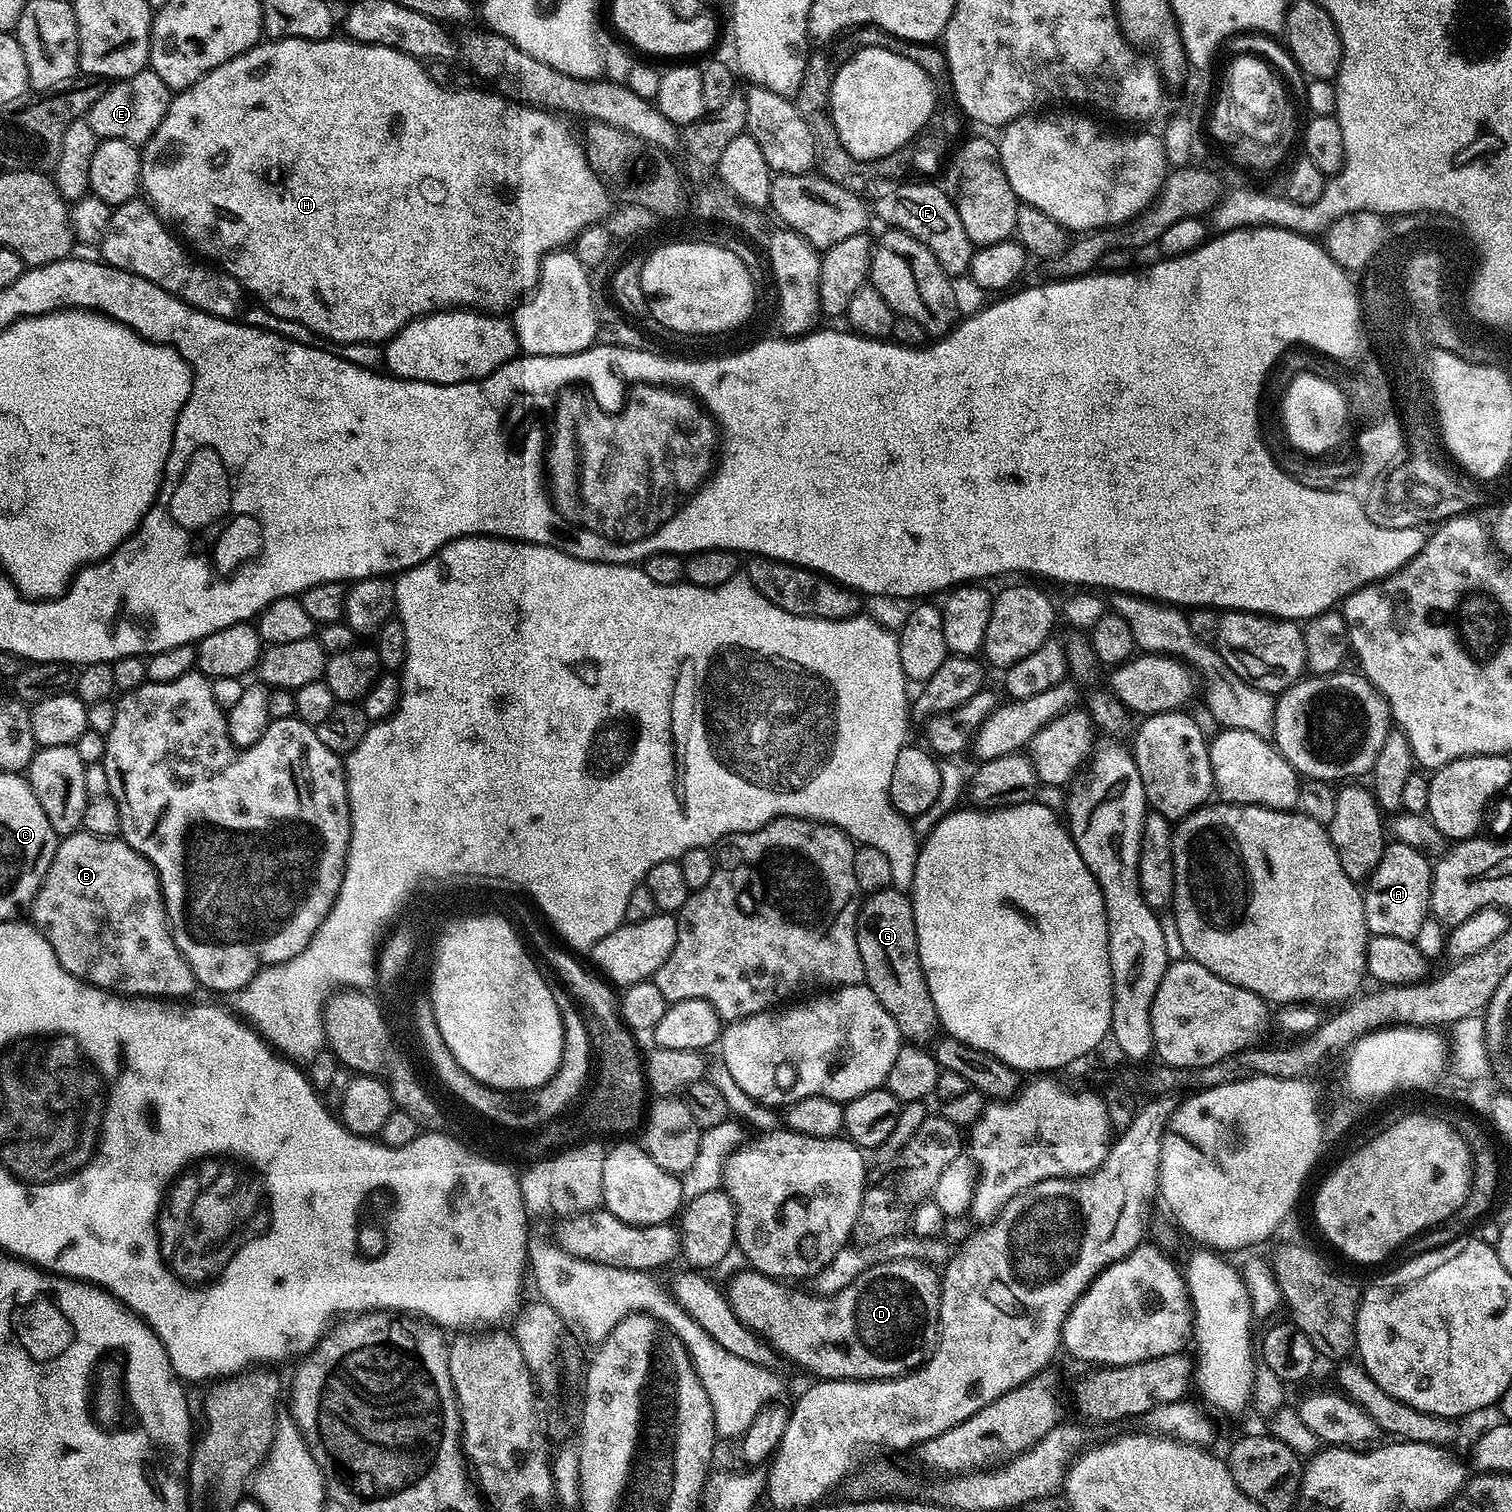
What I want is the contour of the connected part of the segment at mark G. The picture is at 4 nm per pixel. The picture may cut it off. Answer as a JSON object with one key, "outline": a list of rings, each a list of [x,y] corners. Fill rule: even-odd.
{"outline":[[[893,887],[871,893],[861,903],[860,914],[856,917],[856,941],[858,942],[858,954],[862,954],[864,983],[870,990],[874,990],[874,998],[882,1002],[886,1014],[894,1018],[894,1026],[898,1026],[901,1037],[910,1044],[931,1045],[941,1031],[940,1019],[918,954],[914,910],[909,893]]]}

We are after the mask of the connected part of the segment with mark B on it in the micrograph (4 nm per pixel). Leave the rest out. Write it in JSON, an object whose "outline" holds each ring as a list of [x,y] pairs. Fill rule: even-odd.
{"outline":[[[86,831],[75,832],[73,836],[63,837],[57,843],[56,853],[50,862],[47,874],[40,884],[38,894],[30,909],[31,923],[50,942],[50,950],[54,950],[54,958],[62,962],[62,966],[71,976],[94,984],[97,988],[106,988],[109,992],[118,992],[125,996],[146,996],[149,998],[188,998],[192,991],[197,991],[196,975],[190,970],[186,958],[178,950],[172,937],[173,931],[168,922],[168,912],[164,908],[164,895],[160,893],[160,879],[154,866],[145,856],[138,854],[122,838],[95,836]]]}

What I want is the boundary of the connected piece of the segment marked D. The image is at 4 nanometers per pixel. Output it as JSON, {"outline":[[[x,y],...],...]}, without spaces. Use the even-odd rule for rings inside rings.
{"outline":[[[884,1260],[881,1264],[869,1263],[863,1272],[852,1279],[850,1286],[846,1286],[842,1291],[836,1292],[827,1298],[817,1298],[810,1296],[794,1296],[779,1279],[771,1276],[763,1276],[762,1273],[755,1270],[748,1272],[737,1271],[732,1281],[726,1287],[726,1297],[734,1314],[740,1319],[740,1322],[754,1332],[757,1336],[766,1340],[781,1357],[793,1360],[800,1367],[808,1372],[813,1372],[813,1377],[820,1380],[895,1380],[897,1376],[907,1376],[909,1372],[916,1371],[928,1361],[928,1357],[936,1348],[936,1342],[940,1338],[940,1286],[942,1283],[938,1272],[935,1272],[928,1264],[923,1264],[920,1260]]]}

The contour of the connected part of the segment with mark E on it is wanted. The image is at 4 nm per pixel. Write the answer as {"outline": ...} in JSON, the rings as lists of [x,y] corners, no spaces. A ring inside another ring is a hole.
{"outline":[[[145,70],[105,87],[101,98],[89,107],[86,119],[100,140],[125,140],[143,146],[156,135],[162,118],[166,118],[173,95],[173,89],[168,88],[156,72]]]}

